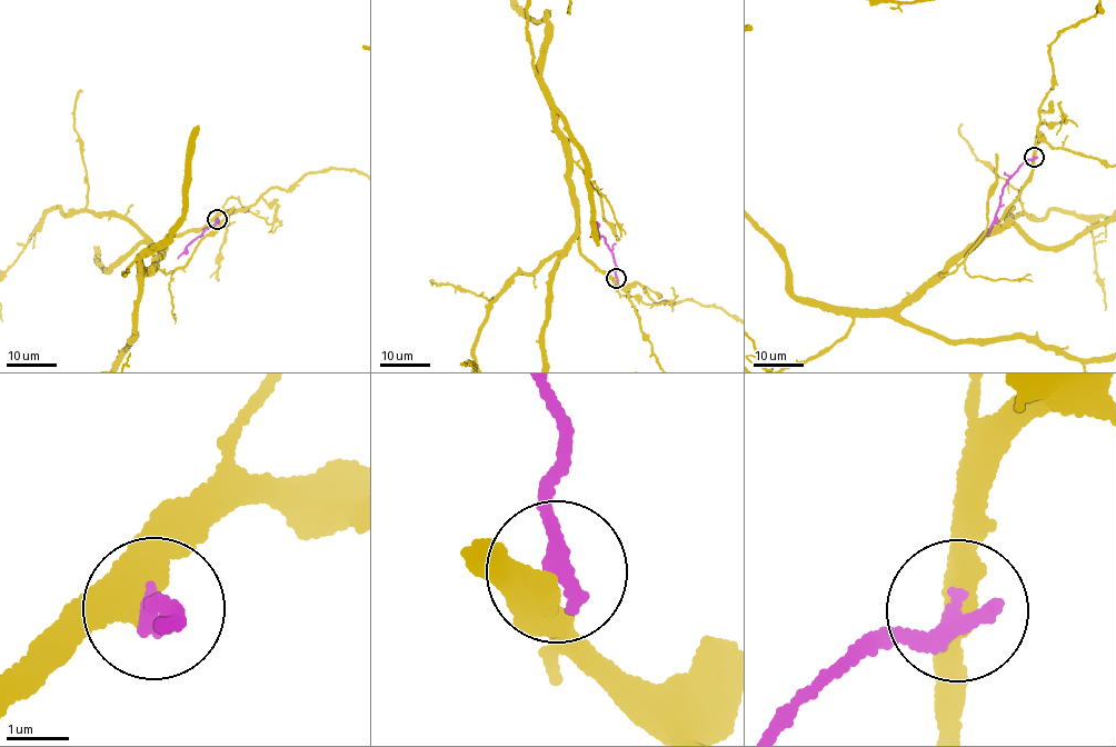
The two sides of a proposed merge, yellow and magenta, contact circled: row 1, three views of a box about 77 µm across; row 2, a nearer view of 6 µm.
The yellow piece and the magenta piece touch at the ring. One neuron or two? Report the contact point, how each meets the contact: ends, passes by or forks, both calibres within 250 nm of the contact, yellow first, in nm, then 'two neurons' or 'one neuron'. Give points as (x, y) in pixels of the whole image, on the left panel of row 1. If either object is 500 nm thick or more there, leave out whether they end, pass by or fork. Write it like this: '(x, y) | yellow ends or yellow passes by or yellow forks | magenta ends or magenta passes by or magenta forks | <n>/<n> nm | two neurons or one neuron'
(217, 219) | yellow passes by | magenta ends | 440/340 nm | two neurons

